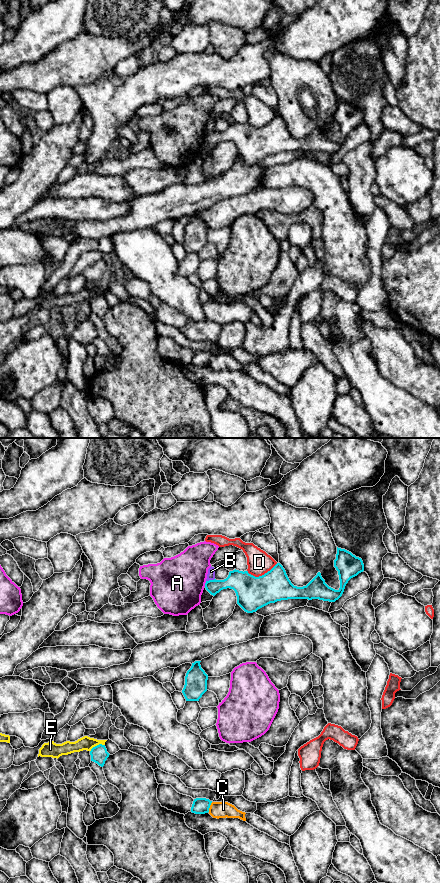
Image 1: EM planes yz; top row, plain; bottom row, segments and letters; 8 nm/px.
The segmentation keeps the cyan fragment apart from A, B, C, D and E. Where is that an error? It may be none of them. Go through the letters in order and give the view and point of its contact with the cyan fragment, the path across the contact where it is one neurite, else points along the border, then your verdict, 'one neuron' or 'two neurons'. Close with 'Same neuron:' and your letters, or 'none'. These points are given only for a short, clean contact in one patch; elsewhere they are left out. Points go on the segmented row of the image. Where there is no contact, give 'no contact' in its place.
A: contact yz (205, 584); two neurons
B: contact yz (210, 580); border yz (214, 578), (206, 581); two neurons
C: contact yz (209, 807); two neurons
D: contact yz (262, 575); two neurons
E: contact yz (96, 746); two neurons
Same neuron: none

